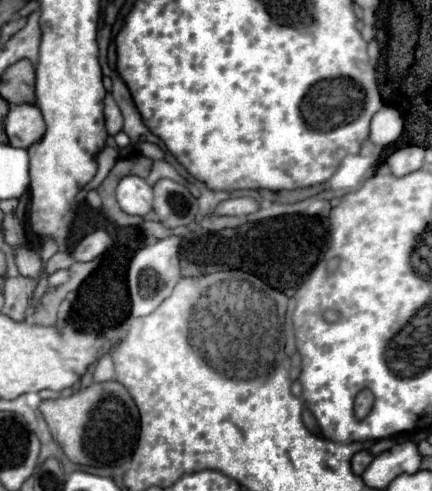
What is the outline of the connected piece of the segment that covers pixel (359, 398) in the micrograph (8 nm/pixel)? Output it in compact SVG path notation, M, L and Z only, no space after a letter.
M369 390L361 391L355 398L354 411L358 419L364 419L370 412L374 403L374 396Z

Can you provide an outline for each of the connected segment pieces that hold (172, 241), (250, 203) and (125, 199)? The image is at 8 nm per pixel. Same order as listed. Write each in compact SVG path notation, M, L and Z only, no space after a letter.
M168 236L158 240L152 246L140 248L128 270L128 292L130 292L130 302L132 302L132 316L146 316L152 310L156 310L170 294L176 282L180 280L180 260L178 260L178 250L180 250L180 236Z
M242 196L242 198L228 198L224 202L220 202L214 210L214 214L218 216L244 216L244 214L252 214L260 208L260 204L254 198Z
M124 176L116 186L116 200L124 212L144 216L152 210L152 186L140 176Z

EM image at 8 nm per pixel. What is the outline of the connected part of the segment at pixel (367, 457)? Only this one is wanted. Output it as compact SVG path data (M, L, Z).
M360 450L360 452L356 452L354 454L354 458L352 458L352 470L354 470L354 474L362 474L364 470L366 470L366 466L372 462L372 452L370 450Z

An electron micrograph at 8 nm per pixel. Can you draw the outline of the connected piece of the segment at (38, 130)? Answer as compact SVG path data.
M18 104L12 106L6 120L6 134L10 138L10 144L16 148L30 148L44 136L44 120L34 104Z

